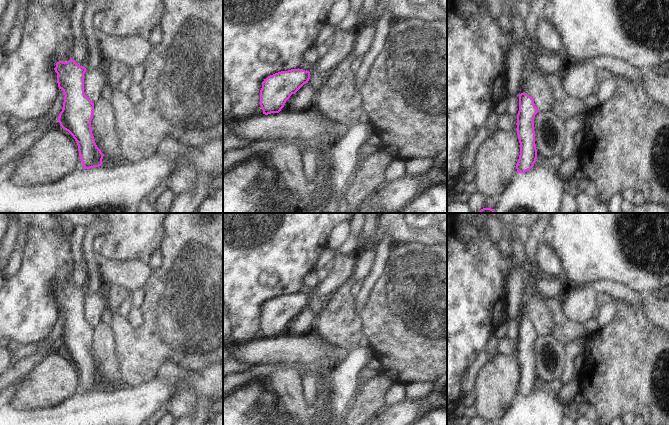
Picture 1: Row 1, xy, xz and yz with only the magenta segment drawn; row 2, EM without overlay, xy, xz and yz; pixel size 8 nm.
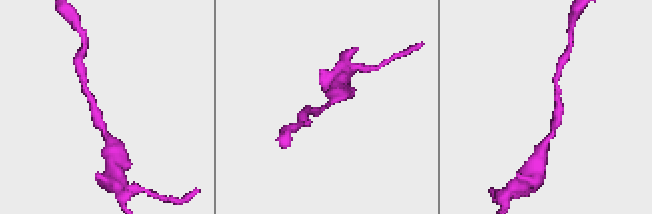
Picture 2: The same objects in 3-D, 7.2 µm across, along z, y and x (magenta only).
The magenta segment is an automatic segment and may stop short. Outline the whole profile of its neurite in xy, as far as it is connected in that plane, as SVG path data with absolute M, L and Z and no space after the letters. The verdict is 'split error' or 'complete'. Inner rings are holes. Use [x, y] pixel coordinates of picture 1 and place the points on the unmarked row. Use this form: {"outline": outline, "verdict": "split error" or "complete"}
{"outline": "M70 283L57 286L54 294L59 314L62 313L65 319L58 346L75 363L84 393L99 391L102 389L103 377L92 358L94 327L84 317L86 292Z", "verdict": "complete"}

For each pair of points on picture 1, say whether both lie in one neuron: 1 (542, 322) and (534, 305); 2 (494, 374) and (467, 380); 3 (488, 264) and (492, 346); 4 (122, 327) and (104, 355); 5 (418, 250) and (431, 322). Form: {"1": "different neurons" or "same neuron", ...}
{"1": "same neuron", "2": "different neurons", "3": "different neurons", "4": "different neurons", "5": "same neuron"}

